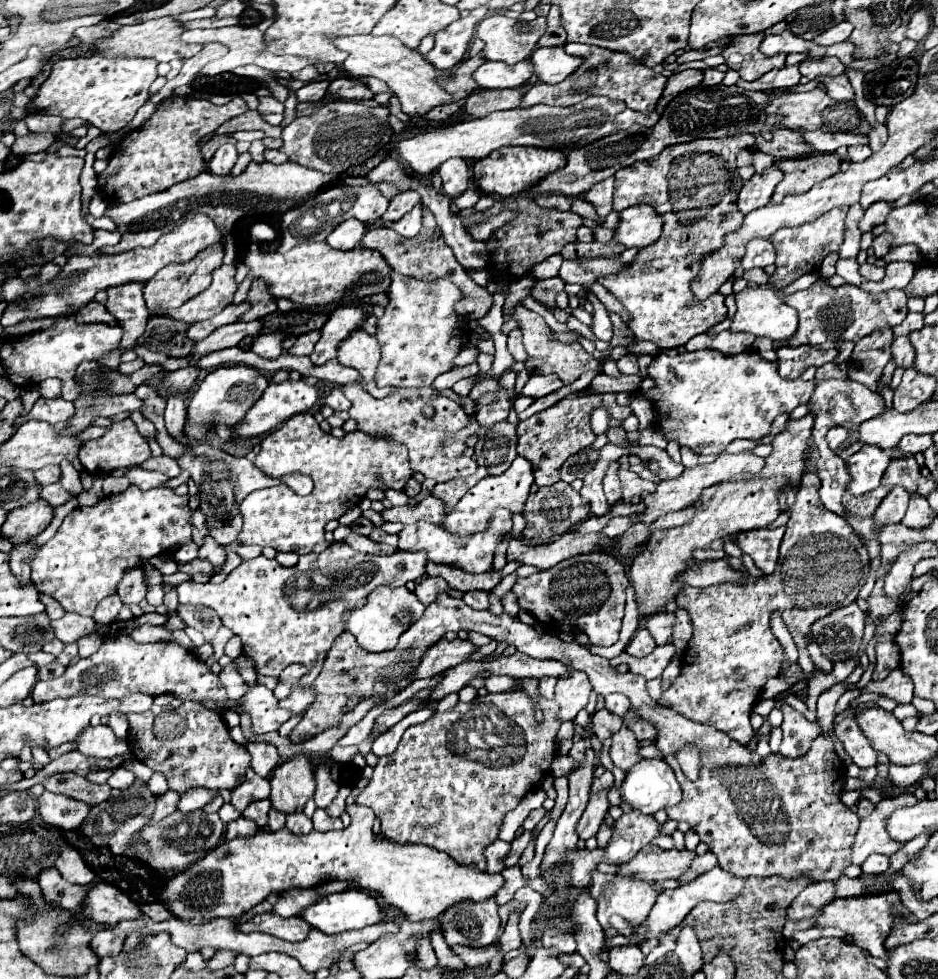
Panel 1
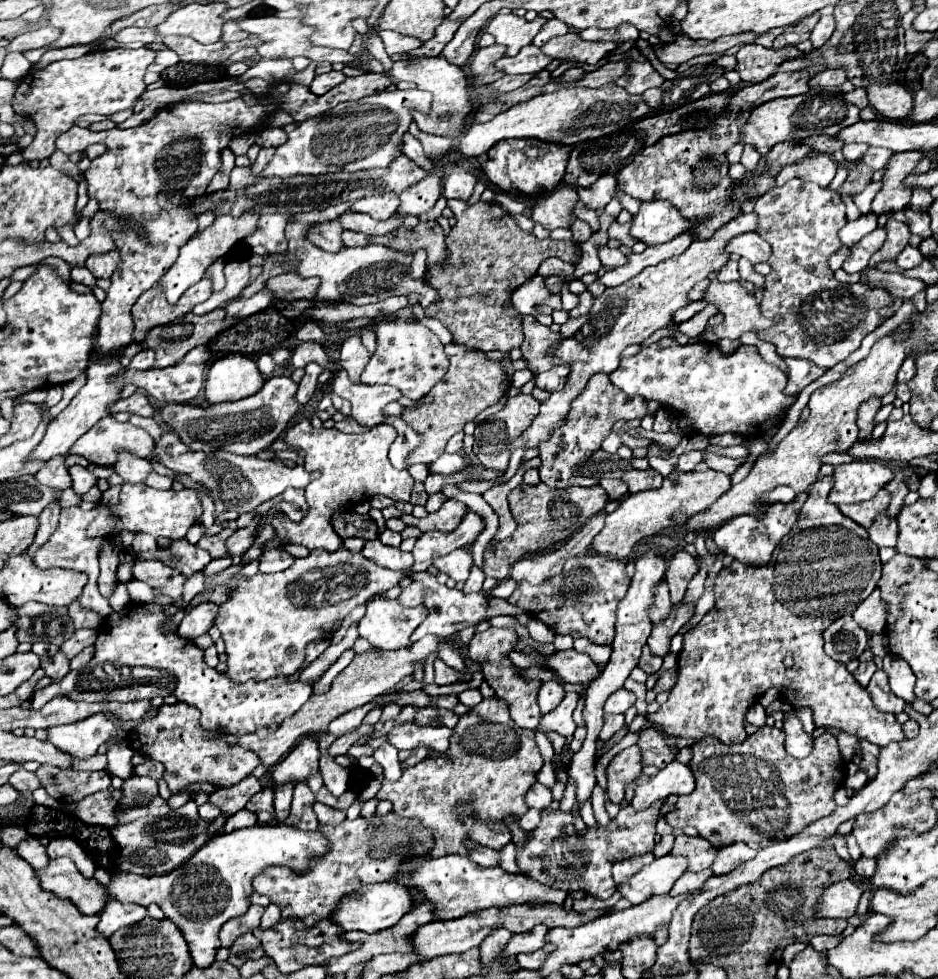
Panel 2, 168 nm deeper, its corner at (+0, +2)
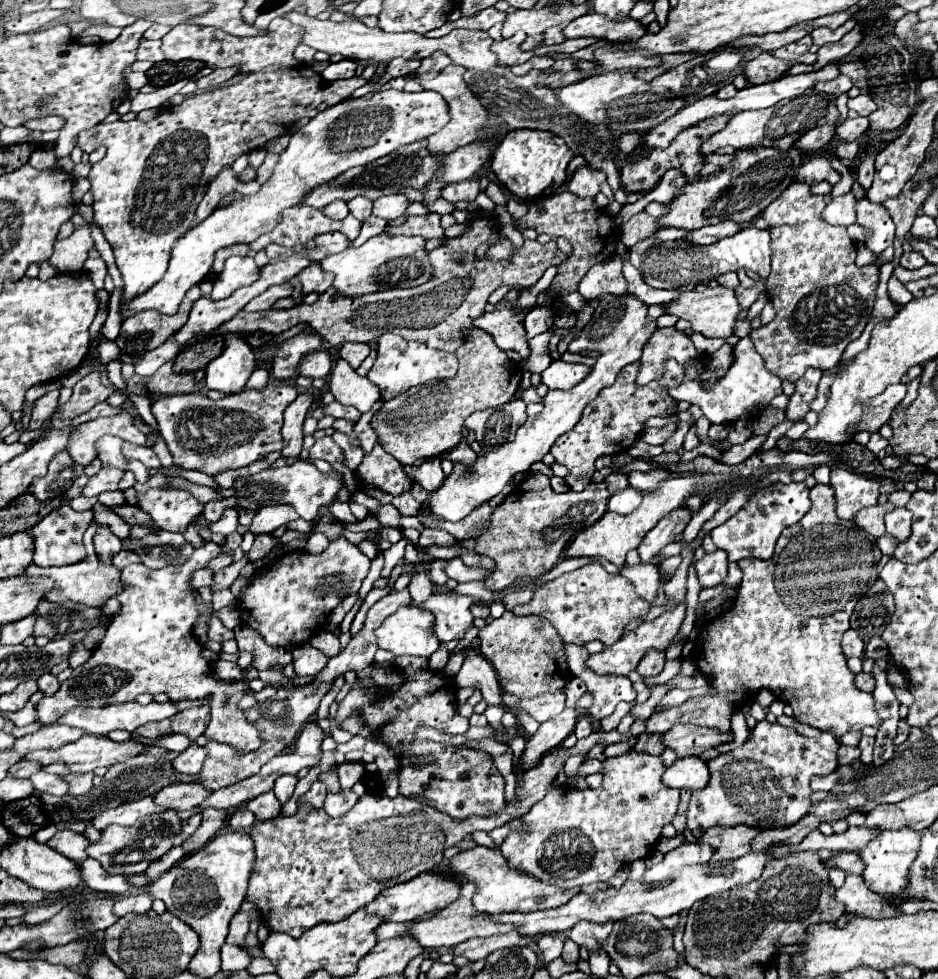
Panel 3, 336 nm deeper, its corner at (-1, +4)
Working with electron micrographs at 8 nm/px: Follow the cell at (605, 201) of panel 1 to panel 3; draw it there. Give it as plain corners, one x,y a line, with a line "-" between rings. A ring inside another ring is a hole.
583,167
577,169
575,175
571,177
571,181
567,183
567,189
579,197
595,197
601,189
601,183
605,181
605,173
591,169
591,167

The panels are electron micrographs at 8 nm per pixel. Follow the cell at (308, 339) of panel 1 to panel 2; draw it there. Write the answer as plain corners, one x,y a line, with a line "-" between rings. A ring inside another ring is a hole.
300,343
292,353
294,367
306,367
308,363
318,363
320,367
328,369
331,363
339,359
339,351
332,349
330,353
324,351
320,343

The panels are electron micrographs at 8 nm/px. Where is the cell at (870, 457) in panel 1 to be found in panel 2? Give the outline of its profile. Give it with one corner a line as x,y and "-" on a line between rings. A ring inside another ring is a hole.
862,459
834,469
834,489
828,501
832,505
860,503
872,499
894,479
894,473
880,459

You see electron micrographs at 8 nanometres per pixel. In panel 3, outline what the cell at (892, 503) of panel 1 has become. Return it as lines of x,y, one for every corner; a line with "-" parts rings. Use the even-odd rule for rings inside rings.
887,533
887,535
883,535
883,537
879,537
875,543
877,543
877,547
881,549
881,553
883,553
883,555
893,555
895,547
899,545
899,541
897,541
895,537
891,537
889,533

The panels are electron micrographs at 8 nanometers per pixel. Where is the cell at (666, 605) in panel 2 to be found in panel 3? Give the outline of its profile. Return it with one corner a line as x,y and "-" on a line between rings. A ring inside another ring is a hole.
643,563
633,565
633,567
625,565
621,569
621,575
627,577
635,585
639,597
643,597
649,605
655,603
657,591
661,587
661,577
659,577
657,565
643,565

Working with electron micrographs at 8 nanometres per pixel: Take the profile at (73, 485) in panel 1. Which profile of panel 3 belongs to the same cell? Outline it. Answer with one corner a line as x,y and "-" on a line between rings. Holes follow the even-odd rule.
101,467
101,471
97,475
89,477
89,481
87,481
85,489
83,489
83,495
95,497
95,495
99,495
103,491
115,491
121,477
123,477
123,471

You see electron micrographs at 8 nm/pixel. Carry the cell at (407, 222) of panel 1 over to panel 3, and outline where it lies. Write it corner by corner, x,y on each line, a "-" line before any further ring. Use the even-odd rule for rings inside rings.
333,201
331,205
327,205
327,207
323,207
321,209
327,217
331,217
331,219
343,219
349,211
343,207
343,201

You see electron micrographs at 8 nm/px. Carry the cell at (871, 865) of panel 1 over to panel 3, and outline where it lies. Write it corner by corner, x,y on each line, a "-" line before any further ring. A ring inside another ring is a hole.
837,853
835,857
831,857
829,863
843,869
845,873
855,873
855,875
861,875
863,869
865,869
859,853

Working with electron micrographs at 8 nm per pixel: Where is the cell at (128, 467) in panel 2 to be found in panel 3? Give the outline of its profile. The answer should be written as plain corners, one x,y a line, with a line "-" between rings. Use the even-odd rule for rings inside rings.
101,437
99,439
99,459
103,467
117,467
121,471
127,471
129,459
121,451
123,439
119,437

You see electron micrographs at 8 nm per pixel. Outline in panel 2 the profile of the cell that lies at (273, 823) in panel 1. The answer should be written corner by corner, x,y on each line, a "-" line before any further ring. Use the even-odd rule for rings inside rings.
290,783
290,787
276,787
274,789
274,809
276,809
276,821
284,821
290,815
290,803
292,803
292,791
296,783

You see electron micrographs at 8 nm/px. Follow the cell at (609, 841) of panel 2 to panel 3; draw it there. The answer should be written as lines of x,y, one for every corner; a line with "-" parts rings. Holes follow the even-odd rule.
629,751
619,757
603,761
603,785
601,789
573,789
563,785
559,789
549,789
547,795
523,815
525,831
515,831
503,841
503,855
513,871
525,873
533,879
555,883
563,889
591,885
597,881
609,881
619,869
627,867
637,859
645,859
657,845
661,829
669,825
677,813
679,789
665,787
661,783
665,767
661,757
651,757
647,753

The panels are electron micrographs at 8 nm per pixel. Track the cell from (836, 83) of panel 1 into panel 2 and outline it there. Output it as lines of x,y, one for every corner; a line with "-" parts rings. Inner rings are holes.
854,89
850,93
844,93
844,99
850,101
852,105
856,105
858,109
868,107
868,97
866,97
866,89

